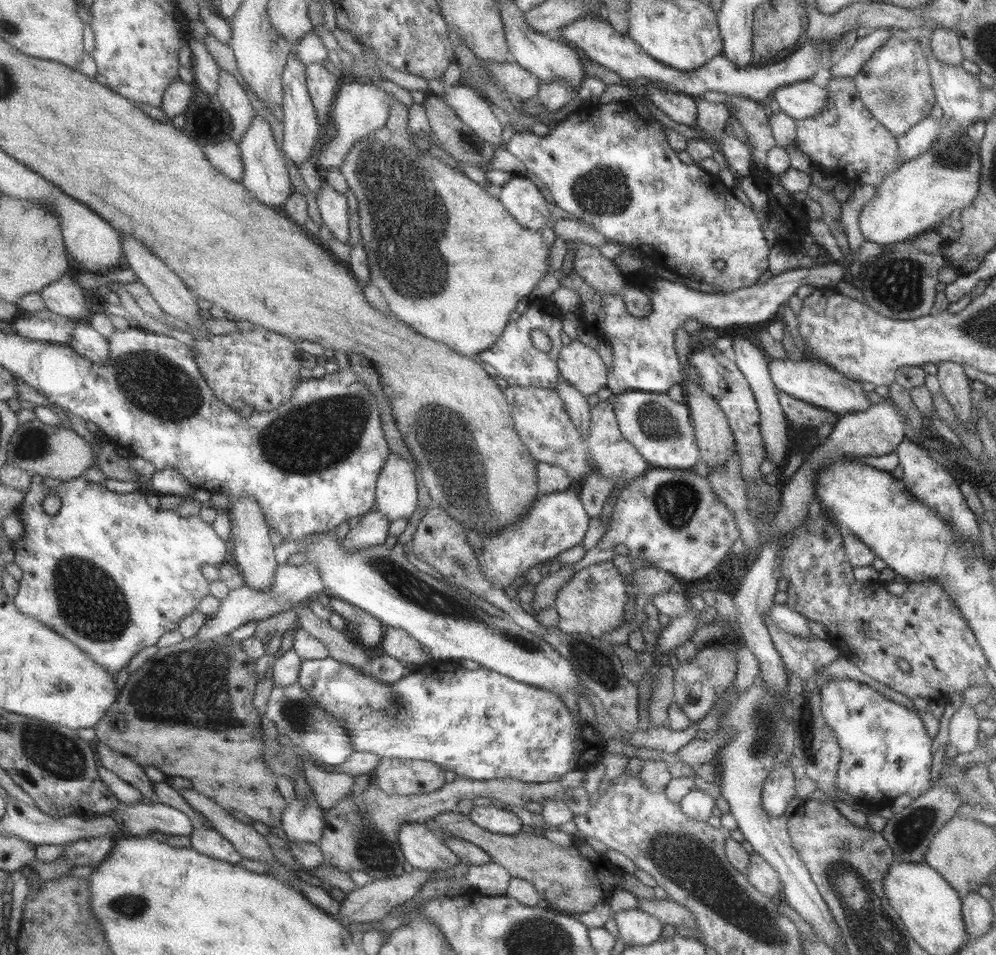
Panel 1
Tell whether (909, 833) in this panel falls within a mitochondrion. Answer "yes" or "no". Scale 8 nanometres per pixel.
yes

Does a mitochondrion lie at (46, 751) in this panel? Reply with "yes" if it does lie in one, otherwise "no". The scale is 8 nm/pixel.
yes

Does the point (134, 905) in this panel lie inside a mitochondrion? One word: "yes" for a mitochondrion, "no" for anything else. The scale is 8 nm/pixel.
yes

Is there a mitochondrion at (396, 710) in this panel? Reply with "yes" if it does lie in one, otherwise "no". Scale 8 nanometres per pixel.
yes

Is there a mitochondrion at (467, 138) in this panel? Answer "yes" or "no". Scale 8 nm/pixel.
yes

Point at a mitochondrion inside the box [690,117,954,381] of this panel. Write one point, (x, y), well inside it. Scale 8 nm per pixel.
(895, 282)

